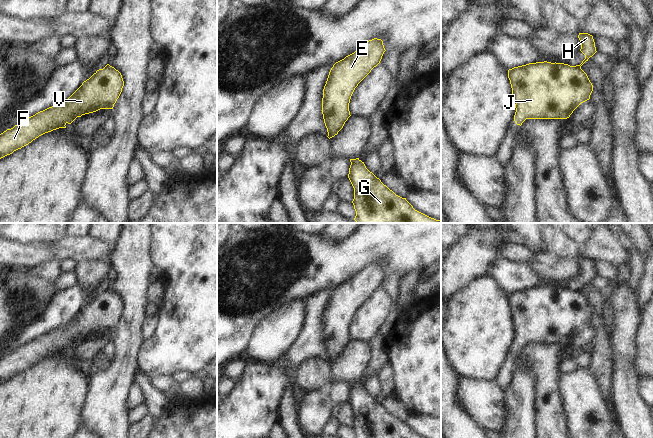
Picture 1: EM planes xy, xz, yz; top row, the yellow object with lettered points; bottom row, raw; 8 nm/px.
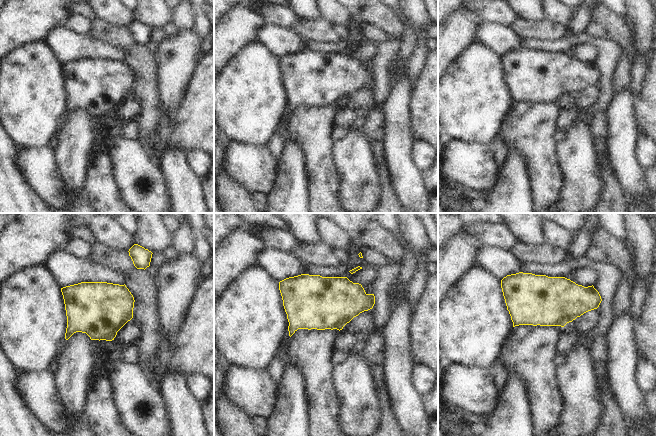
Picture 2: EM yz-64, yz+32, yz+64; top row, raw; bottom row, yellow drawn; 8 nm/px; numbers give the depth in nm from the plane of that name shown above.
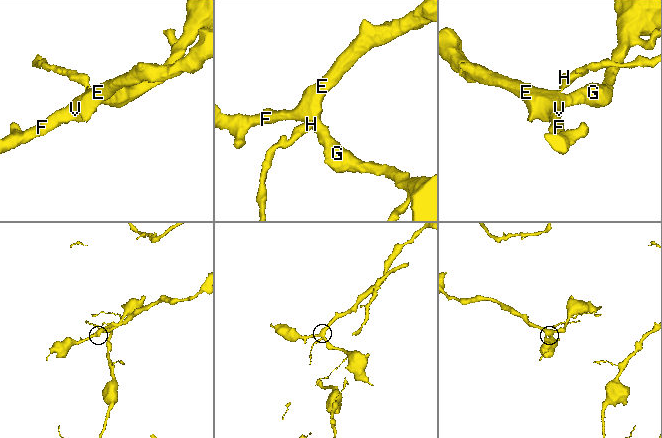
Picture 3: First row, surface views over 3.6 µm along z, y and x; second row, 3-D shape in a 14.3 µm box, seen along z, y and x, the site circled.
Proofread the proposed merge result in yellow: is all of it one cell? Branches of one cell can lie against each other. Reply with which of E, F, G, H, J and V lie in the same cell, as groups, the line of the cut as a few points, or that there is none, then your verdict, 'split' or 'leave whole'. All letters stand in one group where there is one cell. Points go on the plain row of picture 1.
E F G J V / H | yz (576, 289), (580, 291) | split

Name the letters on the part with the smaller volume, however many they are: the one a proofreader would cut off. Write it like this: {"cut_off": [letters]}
{"cut_off": ["H"]}

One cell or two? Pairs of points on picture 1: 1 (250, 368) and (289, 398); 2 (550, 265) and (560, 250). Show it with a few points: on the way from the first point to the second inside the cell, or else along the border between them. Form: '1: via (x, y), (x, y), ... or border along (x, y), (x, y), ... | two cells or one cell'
1: border along (293, 386), (285, 389), (277, 417) | two cells
2: border along (546, 250), (559, 258), (577, 259) | two cells

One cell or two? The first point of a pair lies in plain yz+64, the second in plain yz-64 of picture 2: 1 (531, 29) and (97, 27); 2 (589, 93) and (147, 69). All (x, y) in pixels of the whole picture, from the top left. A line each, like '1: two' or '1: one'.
1: one
2: two

